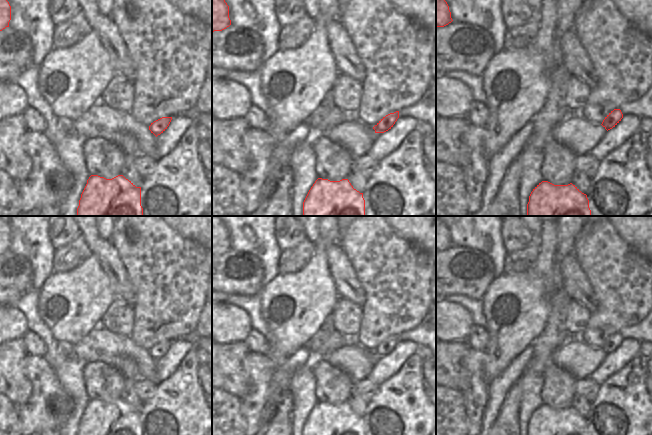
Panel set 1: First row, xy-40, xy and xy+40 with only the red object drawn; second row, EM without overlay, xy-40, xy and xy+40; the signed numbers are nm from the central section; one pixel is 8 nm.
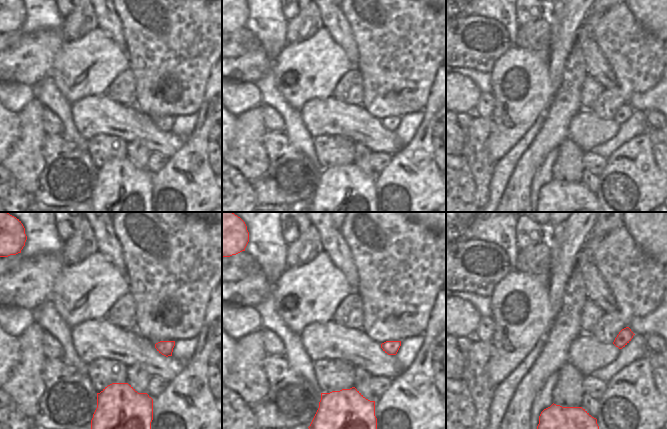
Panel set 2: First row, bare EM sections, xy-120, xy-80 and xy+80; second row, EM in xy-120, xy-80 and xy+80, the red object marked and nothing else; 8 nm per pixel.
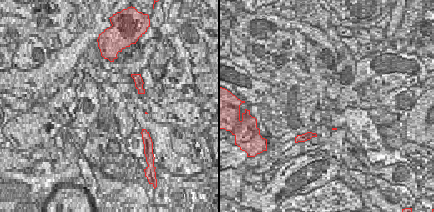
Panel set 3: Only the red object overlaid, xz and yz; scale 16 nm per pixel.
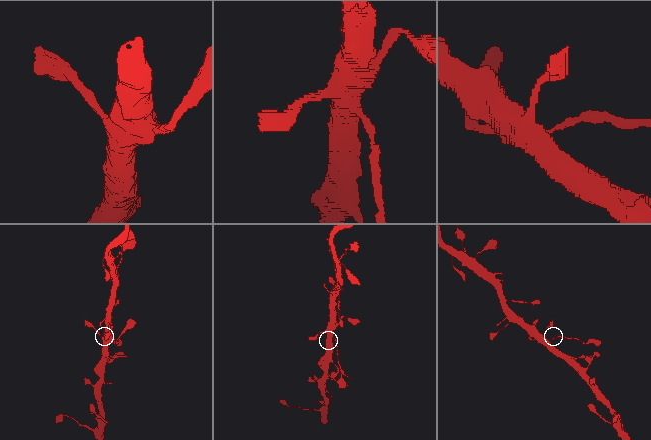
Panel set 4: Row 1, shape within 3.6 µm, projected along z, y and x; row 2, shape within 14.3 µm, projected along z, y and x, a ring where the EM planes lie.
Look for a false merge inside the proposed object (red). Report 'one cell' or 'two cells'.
one cell

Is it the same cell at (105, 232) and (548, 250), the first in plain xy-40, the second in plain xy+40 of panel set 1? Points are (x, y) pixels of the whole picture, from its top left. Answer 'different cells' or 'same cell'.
same cell

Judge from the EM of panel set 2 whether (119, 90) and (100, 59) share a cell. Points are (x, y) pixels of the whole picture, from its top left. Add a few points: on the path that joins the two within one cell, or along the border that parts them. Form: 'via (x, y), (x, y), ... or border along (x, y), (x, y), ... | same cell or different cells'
border along (128, 66), (113, 80), (104, 94) | different cells

